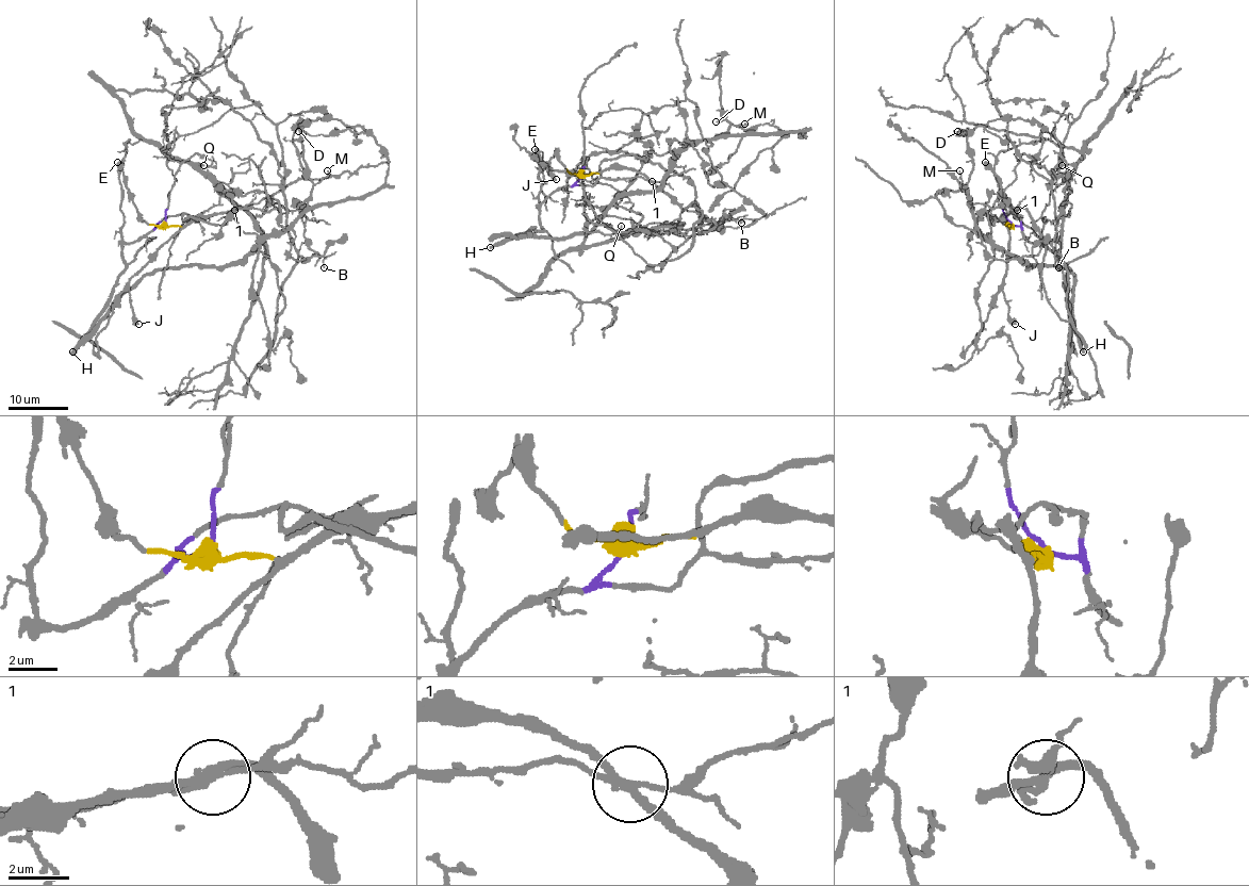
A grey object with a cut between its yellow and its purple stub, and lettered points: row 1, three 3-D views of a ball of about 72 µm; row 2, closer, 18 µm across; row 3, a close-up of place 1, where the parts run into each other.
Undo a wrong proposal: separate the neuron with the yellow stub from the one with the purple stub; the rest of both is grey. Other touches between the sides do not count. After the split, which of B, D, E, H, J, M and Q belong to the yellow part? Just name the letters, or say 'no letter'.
B, E, J, Q

